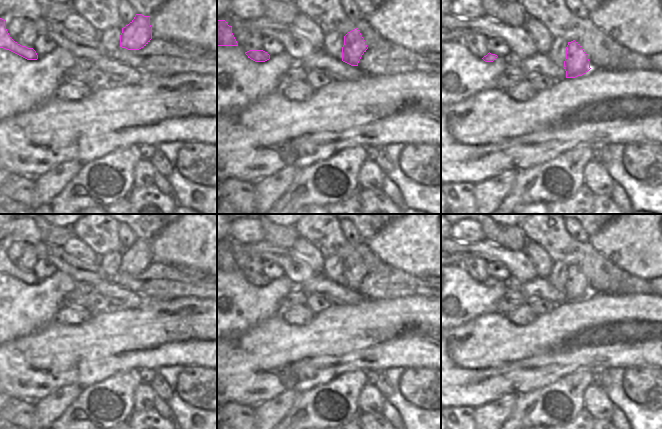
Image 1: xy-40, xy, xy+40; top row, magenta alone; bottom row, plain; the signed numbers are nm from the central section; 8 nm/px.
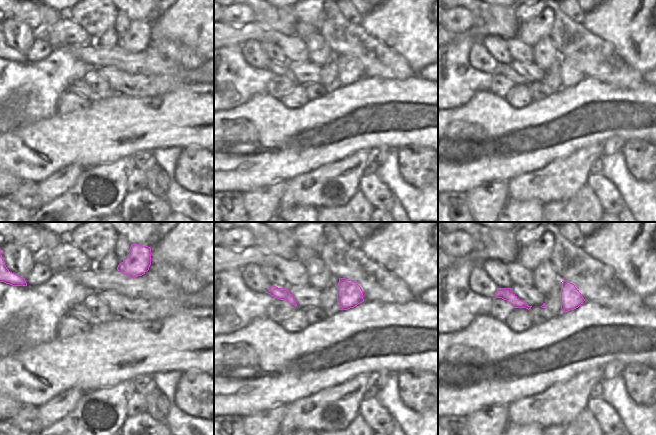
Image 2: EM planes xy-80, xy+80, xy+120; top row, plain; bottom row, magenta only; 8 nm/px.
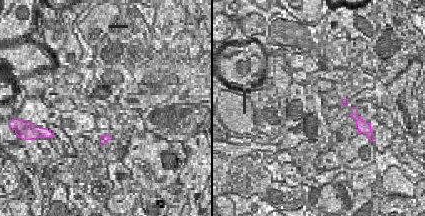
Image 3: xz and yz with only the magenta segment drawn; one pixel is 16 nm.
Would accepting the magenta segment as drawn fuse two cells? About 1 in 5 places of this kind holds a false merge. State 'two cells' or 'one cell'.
one cell

